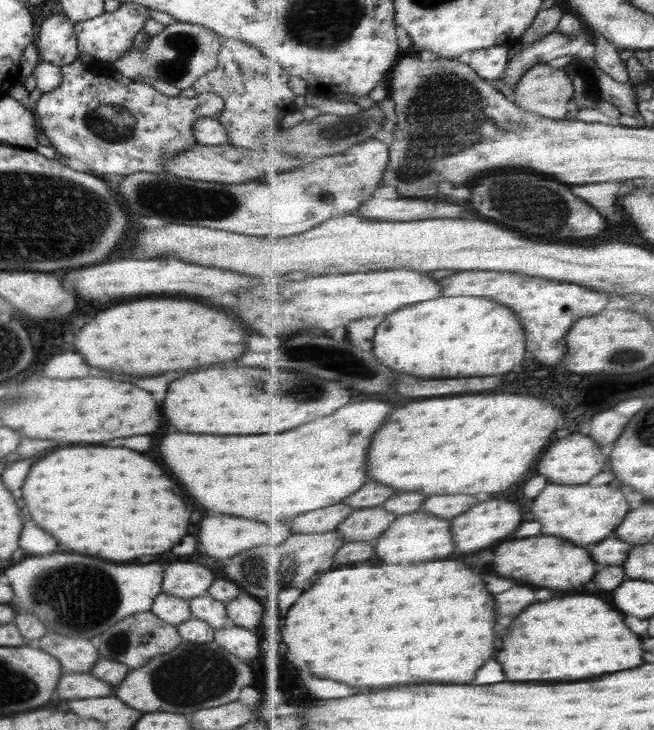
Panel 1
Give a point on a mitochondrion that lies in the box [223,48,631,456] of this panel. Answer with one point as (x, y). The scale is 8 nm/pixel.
(445, 89)

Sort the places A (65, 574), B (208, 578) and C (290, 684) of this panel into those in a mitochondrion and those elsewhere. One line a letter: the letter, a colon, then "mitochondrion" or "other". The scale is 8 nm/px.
A: mitochondrion
B: other
C: other

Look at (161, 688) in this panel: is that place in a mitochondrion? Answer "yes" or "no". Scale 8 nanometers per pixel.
yes

